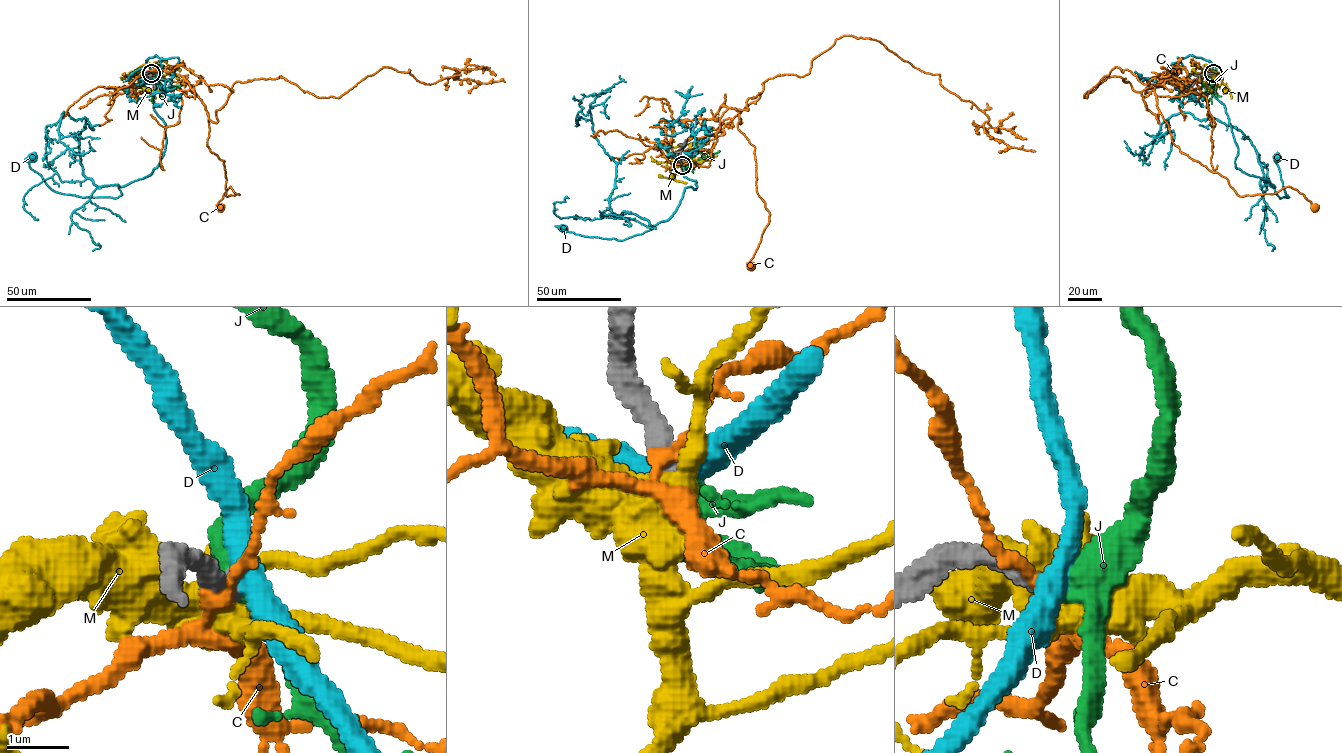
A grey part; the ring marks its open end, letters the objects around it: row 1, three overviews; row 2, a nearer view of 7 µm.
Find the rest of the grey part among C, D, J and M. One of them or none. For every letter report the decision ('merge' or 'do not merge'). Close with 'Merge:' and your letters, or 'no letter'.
C: do not merge
D: do not merge
J: merge
M: do not merge
Merge: J

